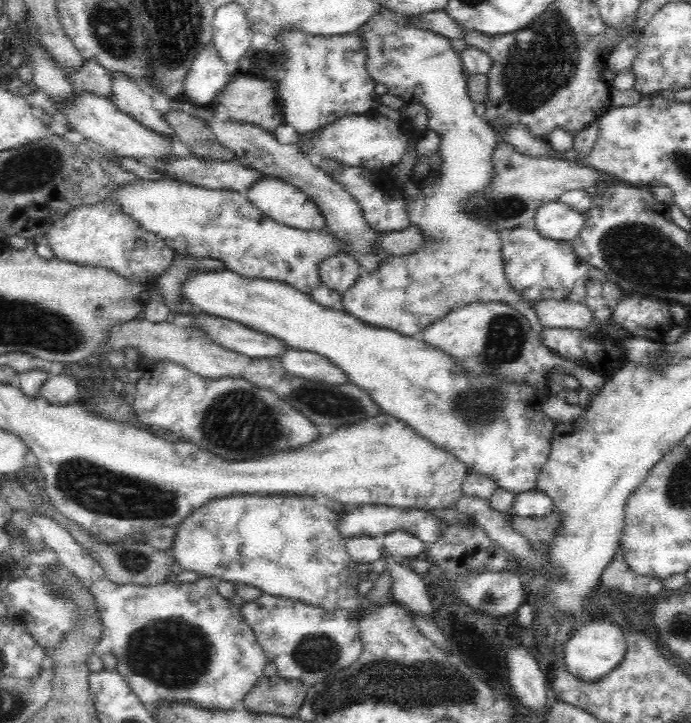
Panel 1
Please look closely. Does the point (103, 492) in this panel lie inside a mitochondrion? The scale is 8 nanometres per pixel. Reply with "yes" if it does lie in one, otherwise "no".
yes

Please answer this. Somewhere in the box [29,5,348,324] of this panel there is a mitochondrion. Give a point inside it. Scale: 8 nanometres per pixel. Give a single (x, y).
(52, 153)

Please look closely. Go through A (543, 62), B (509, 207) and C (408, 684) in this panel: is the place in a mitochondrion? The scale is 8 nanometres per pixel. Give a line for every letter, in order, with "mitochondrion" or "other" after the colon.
A: mitochondrion
B: mitochondrion
C: mitochondrion

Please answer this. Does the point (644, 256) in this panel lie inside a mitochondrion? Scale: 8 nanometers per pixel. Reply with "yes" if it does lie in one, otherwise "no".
yes

